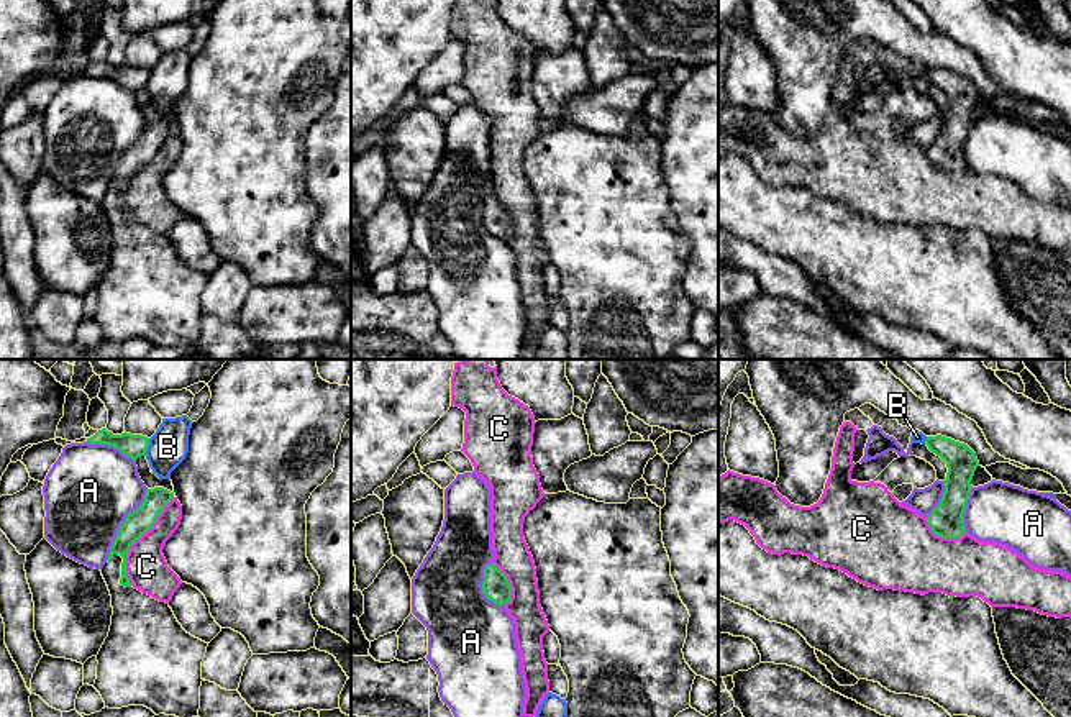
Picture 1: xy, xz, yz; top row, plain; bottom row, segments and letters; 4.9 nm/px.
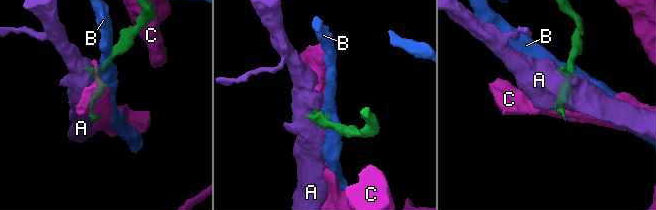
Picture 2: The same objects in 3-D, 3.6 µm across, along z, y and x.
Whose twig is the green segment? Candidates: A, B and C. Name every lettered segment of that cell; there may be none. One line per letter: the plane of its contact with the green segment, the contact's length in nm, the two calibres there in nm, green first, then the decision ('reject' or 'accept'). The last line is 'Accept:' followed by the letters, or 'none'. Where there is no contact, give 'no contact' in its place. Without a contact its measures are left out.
A: contact in xy; length 400 nm; calibres 120 and 440 nm; reject
B: contact in xy; length 90 nm; calibres 120 and 190 nm; reject
C: contact in xy; length 480 nm; calibres 120 and 200 nm; reject
Accept: none

